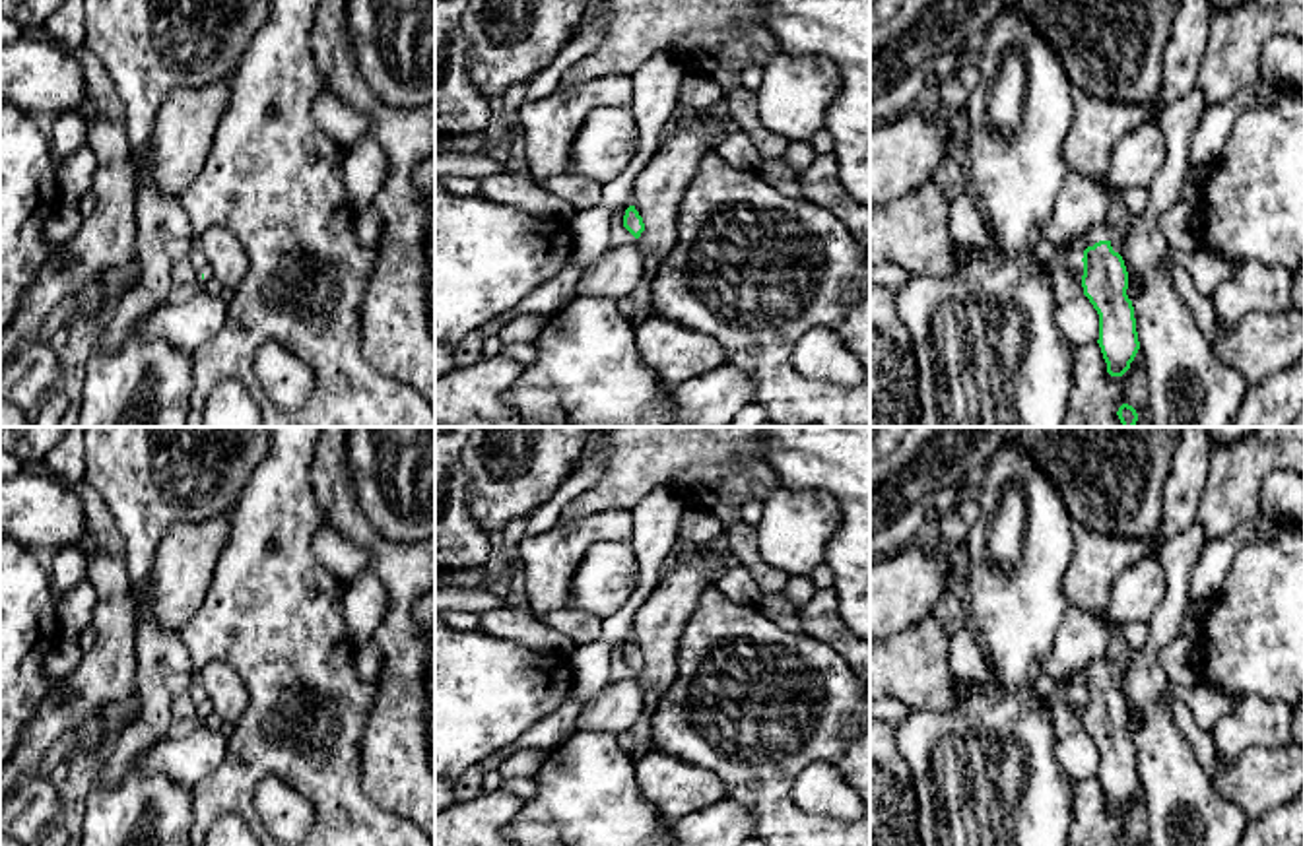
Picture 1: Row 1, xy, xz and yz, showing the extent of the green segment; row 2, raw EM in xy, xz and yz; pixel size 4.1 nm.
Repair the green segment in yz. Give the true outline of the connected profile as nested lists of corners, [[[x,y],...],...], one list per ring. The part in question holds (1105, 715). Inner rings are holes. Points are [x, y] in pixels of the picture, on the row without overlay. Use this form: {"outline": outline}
{"outline": [[[1107,654],[1095,656],[1091,662],[1087,662],[1082,673],[1087,681],[1082,693],[1084,697],[1082,722],[1084,730],[1089,733],[1089,737],[1099,749],[1097,778],[1107,797],[1107,807],[1111,811],[1122,811],[1130,803],[1130,797],[1134,796],[1140,784],[1134,741],[1126,730],[1128,706],[1122,691],[1115,687],[1111,681]]]}

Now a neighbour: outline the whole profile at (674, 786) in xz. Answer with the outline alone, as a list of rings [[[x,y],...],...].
[[[651,749],[637,763],[637,780],[643,796],[666,821],[724,799],[718,774],[658,749]]]

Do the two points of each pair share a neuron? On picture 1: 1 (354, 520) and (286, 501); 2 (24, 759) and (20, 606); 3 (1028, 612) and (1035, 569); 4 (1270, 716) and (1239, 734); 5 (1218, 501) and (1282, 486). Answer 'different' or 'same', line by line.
1: different
2: different
3: same
4: same
5: different

